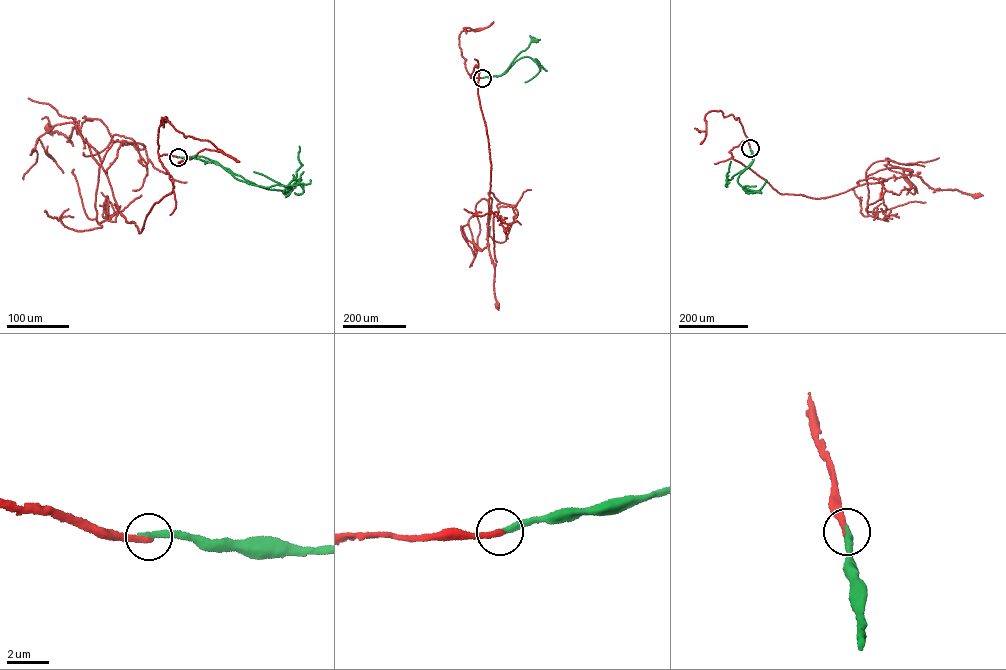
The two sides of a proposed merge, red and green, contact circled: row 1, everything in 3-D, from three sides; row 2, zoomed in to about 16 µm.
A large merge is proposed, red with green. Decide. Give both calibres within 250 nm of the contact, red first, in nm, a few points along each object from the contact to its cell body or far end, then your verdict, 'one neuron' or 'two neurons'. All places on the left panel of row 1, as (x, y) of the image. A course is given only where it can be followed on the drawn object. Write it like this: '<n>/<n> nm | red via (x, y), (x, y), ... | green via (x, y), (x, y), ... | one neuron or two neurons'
320/300 nm | red via (178, 157), (159, 156), (173, 191), (155, 202), (139, 233), (120, 212), (78, 128), (69, 141), (48, 129) | green via (178, 157), (215, 161), (269, 189), (287, 191), (295, 184), (285, 189), (284, 194), (286, 188), (254, 172) | two neurons

